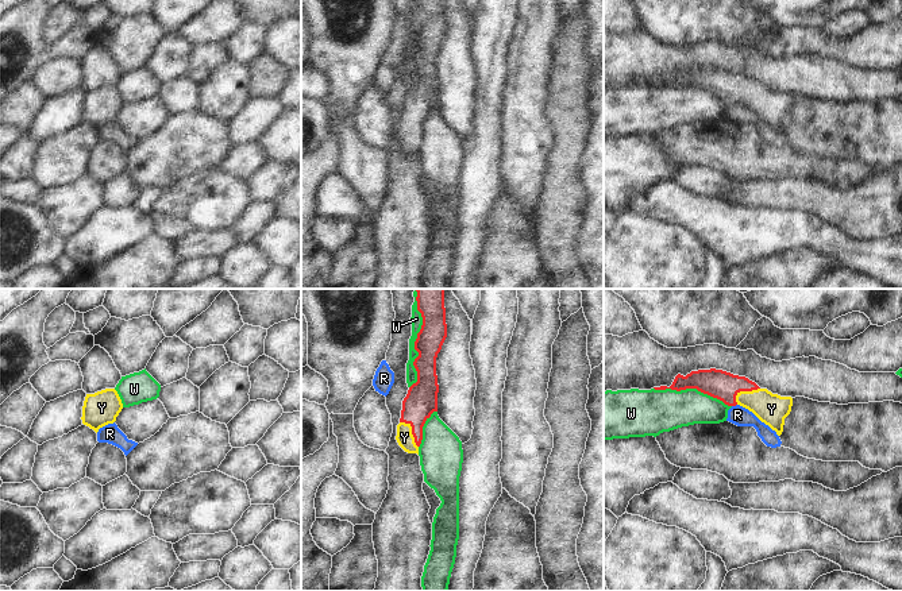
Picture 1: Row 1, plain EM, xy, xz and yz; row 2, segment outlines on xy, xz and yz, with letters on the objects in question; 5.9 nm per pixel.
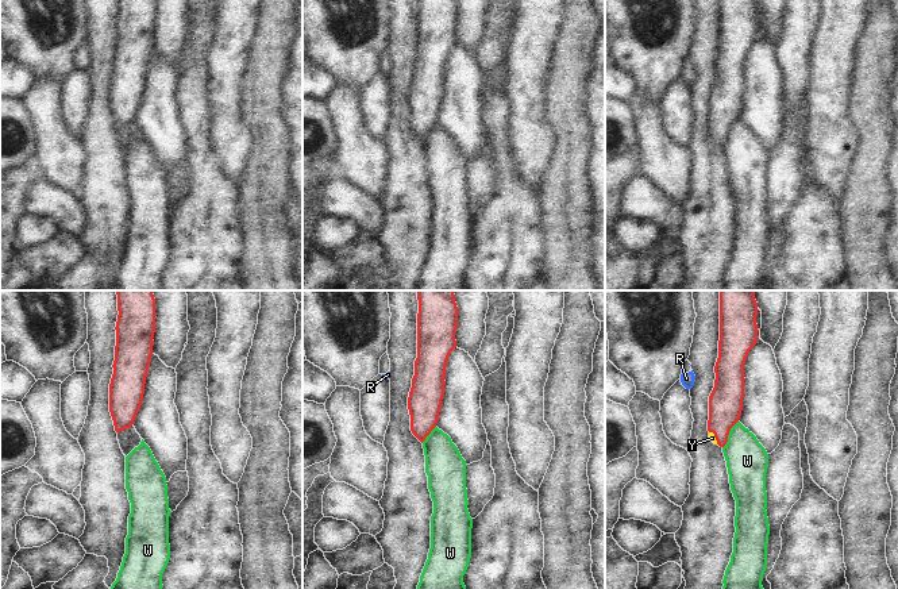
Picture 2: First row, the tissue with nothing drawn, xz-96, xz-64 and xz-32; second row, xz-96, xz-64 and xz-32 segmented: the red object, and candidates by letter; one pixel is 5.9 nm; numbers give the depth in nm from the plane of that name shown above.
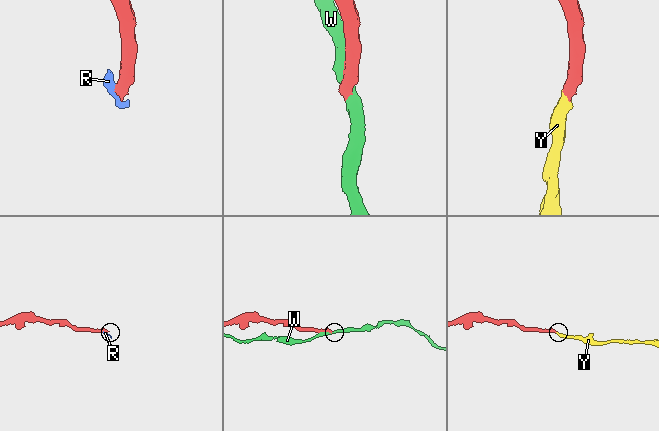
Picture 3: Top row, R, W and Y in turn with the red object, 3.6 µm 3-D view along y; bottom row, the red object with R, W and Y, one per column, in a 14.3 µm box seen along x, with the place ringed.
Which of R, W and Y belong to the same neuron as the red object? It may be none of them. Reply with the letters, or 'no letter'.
Y.

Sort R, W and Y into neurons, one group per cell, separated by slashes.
R / W / Y

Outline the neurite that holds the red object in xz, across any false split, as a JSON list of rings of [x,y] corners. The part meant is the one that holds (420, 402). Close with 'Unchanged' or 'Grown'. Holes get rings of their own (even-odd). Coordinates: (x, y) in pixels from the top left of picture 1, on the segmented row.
[[[416,289],[417,310],[423,325],[415,341],[419,356],[413,366],[417,382],[402,401],[396,440],[408,453],[417,453],[423,440],[423,426],[433,412],[437,412],[436,358],[447,337],[444,289]]]. Grown.

